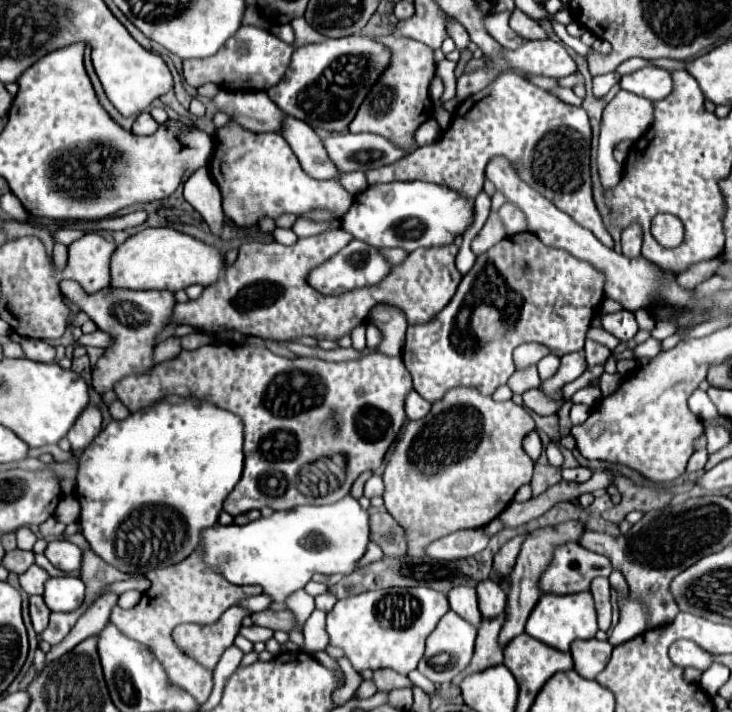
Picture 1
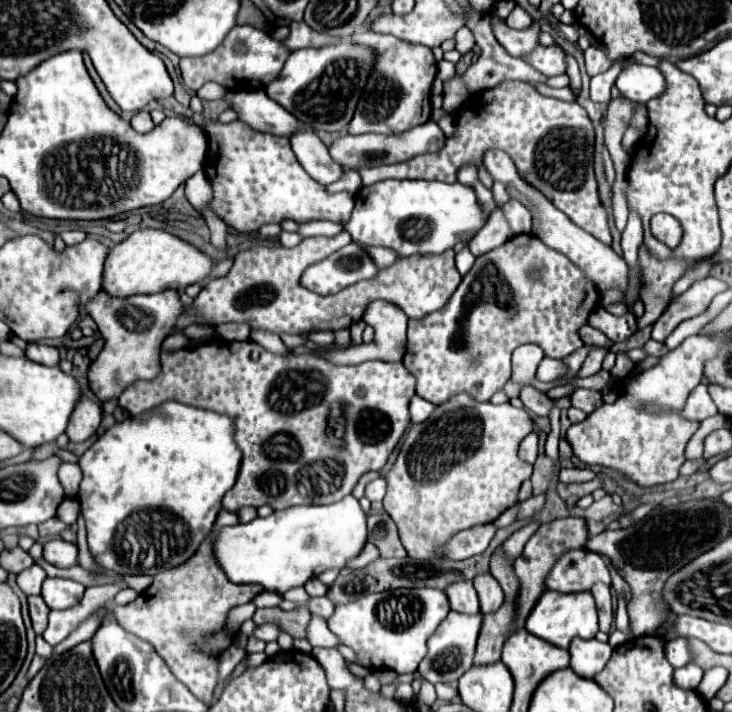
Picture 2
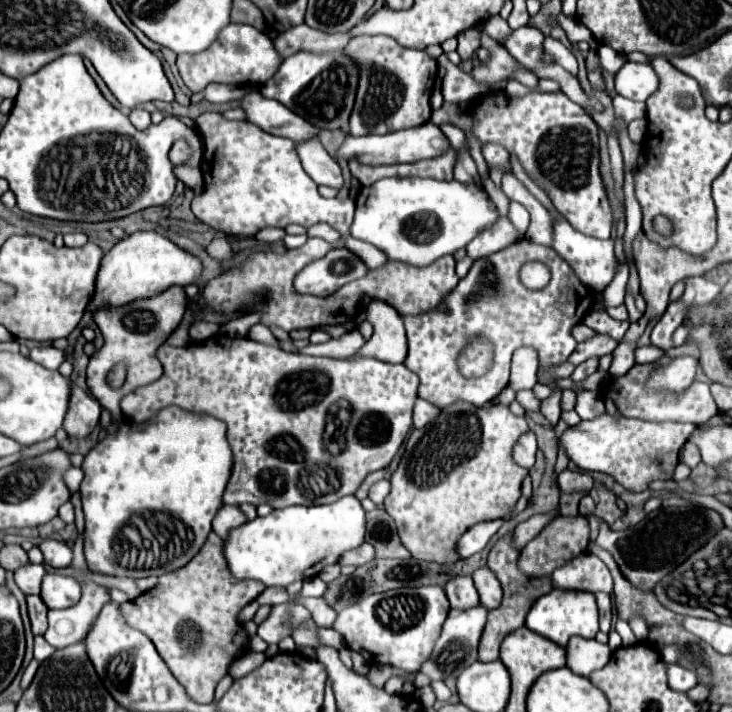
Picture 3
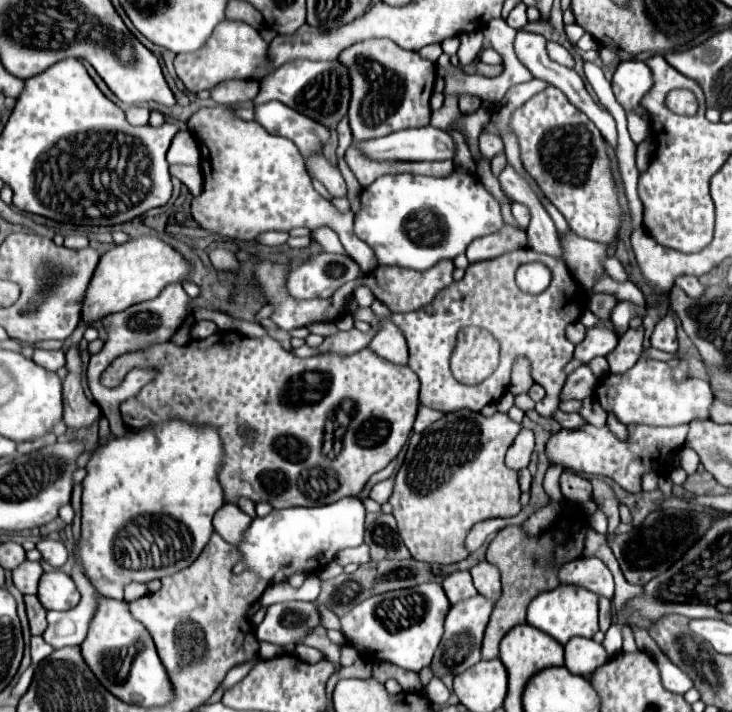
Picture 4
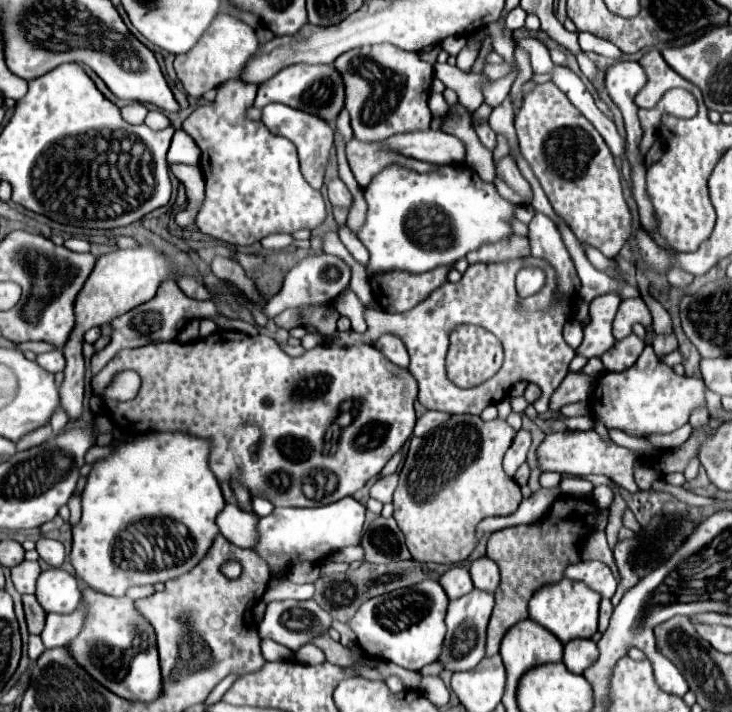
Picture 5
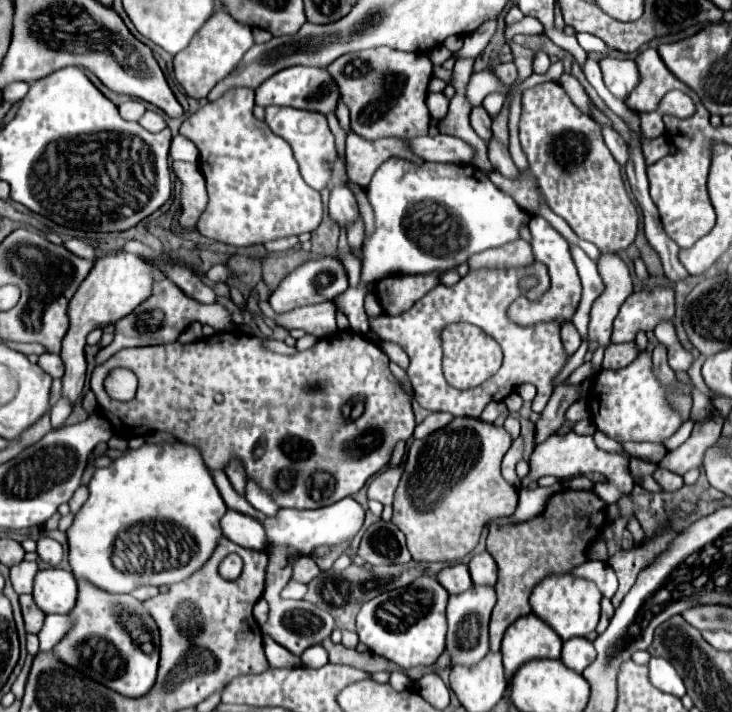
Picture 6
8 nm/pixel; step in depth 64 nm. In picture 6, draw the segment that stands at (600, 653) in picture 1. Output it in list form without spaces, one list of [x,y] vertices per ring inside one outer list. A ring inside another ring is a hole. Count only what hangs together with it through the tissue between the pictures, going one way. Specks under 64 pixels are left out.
[[[570,638],[564,646],[562,646],[562,662],[574,670],[574,672],[582,672],[592,660],[596,658],[596,650],[594,644],[588,638]]]

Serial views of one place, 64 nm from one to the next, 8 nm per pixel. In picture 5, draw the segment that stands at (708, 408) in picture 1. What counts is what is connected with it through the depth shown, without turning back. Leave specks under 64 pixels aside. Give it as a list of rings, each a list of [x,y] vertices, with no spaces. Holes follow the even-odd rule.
[[[646,346],[638,362],[624,372],[602,374],[592,390],[590,408],[606,428],[620,428],[630,436],[646,436],[652,432],[672,432],[688,422],[690,414],[706,404],[706,384],[702,378],[678,376],[658,360],[652,346]]]

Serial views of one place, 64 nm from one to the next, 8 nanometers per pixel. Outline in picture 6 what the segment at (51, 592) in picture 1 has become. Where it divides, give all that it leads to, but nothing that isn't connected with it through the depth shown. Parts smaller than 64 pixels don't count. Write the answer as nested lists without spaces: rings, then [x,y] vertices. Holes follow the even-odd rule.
[[[46,568],[38,572],[32,596],[44,614],[70,614],[78,600],[78,584],[72,572]]]

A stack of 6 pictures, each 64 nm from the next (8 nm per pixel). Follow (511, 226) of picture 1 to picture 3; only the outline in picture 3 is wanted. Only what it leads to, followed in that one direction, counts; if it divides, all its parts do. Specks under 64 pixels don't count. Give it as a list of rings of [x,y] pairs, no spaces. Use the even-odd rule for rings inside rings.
[[[510,202],[510,206],[508,206],[508,220],[514,224],[514,228],[520,234],[526,234],[528,224],[530,224],[530,214],[528,214],[528,210],[522,204]]]

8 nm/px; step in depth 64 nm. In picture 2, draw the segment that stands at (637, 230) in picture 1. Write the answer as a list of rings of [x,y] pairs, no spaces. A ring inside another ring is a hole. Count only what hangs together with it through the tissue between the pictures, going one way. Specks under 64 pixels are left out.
[[[630,212],[628,224],[622,232],[622,250],[624,250],[624,258],[626,258],[626,262],[630,262],[630,266],[634,266],[634,262],[638,262],[640,246],[642,246],[642,222],[640,222],[638,214]]]

